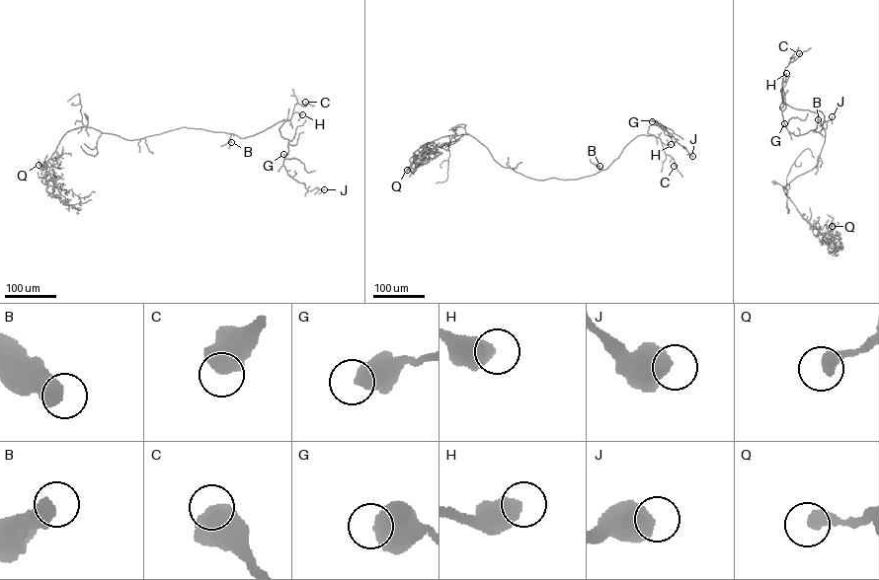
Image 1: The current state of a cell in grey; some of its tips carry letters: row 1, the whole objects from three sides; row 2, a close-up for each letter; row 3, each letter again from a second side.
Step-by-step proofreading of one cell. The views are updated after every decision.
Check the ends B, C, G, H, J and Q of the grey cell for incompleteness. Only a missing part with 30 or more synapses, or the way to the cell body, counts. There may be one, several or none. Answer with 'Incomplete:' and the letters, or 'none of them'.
Incomplete: none of them

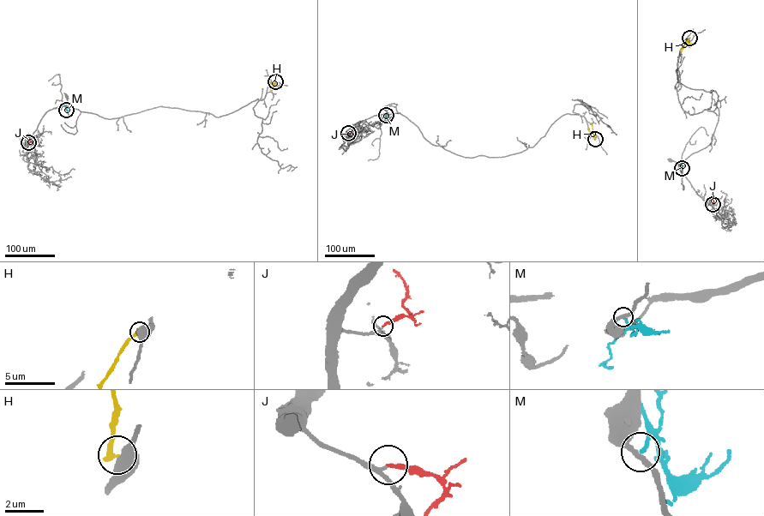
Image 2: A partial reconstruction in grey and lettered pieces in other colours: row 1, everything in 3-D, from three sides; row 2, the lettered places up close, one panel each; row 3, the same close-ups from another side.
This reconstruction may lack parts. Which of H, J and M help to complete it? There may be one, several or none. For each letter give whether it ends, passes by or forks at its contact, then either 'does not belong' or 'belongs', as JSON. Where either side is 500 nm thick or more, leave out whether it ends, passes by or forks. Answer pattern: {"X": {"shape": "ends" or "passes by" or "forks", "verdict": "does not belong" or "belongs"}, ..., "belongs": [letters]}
{"H": {"verdict": "does not belong"}, "J": {"shape": "ends", "verdict": "belongs"}, "M": {"shape": "ends", "verdict": "does not belong"}, "belongs": ["J"]}

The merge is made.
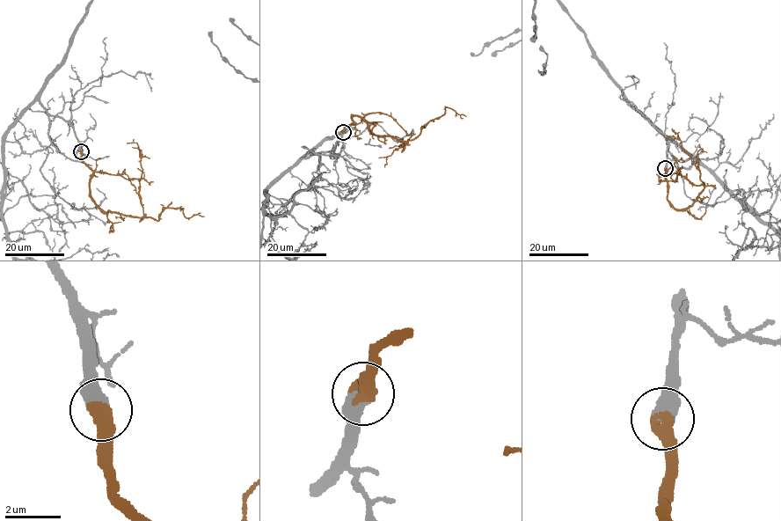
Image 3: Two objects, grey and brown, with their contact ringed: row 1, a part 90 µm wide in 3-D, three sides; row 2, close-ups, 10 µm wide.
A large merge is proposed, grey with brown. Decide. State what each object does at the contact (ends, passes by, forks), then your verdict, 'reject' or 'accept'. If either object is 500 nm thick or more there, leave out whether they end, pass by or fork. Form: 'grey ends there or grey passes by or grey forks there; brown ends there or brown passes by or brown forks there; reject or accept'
accept

